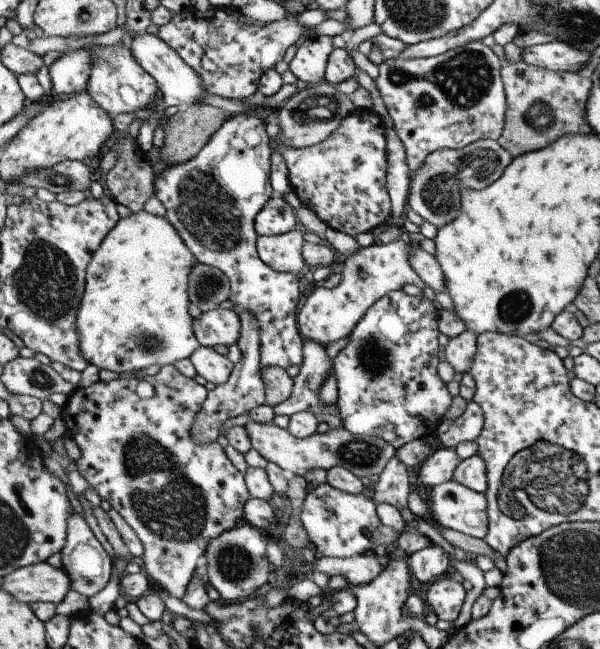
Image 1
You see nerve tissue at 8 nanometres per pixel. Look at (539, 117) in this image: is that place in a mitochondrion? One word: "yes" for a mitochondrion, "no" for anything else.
yes

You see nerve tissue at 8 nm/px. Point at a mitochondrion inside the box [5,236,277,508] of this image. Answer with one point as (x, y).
(46, 281)

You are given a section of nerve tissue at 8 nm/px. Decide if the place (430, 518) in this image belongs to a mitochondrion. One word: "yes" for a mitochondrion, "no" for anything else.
no

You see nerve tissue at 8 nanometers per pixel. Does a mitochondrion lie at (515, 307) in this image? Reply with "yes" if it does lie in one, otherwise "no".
yes

